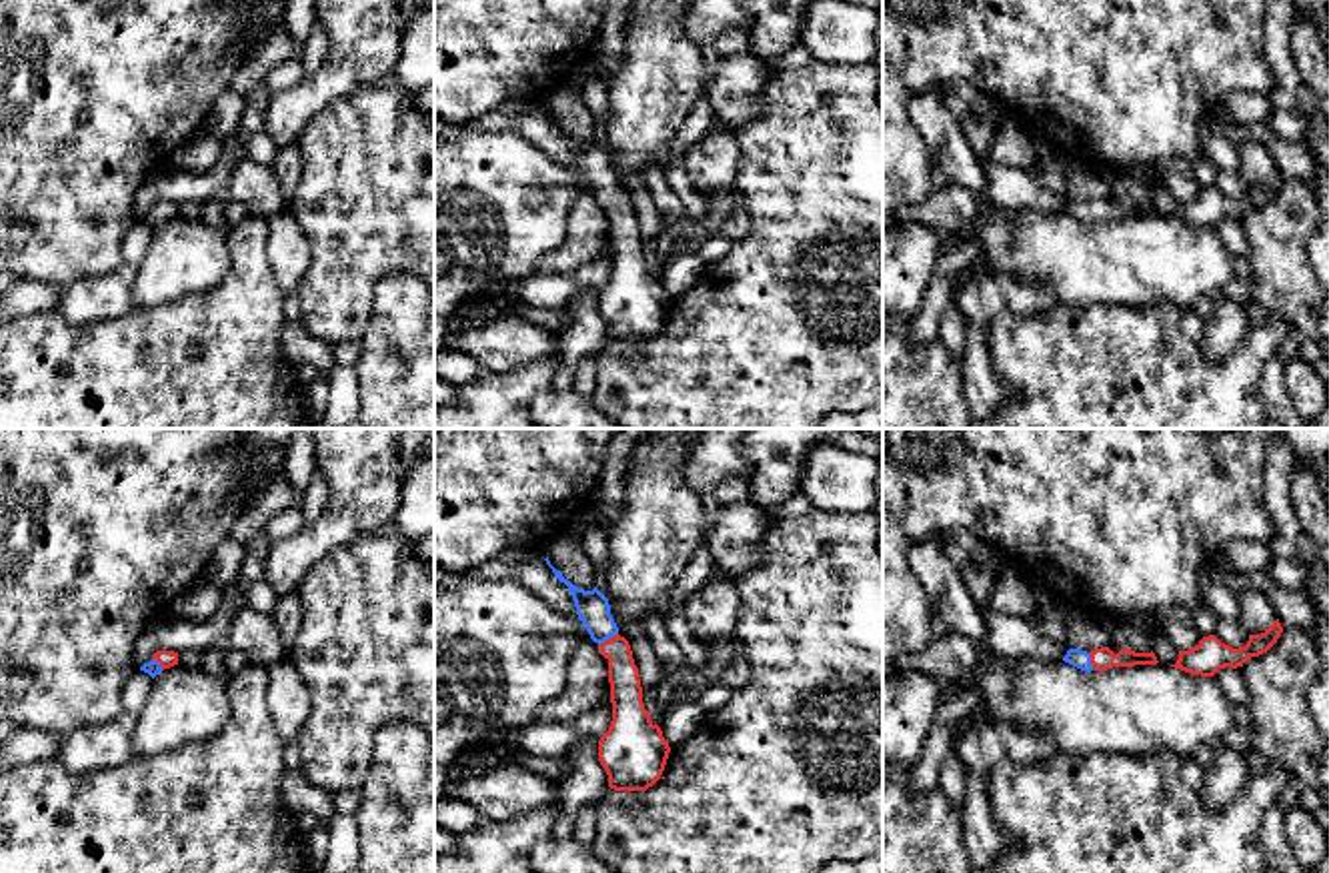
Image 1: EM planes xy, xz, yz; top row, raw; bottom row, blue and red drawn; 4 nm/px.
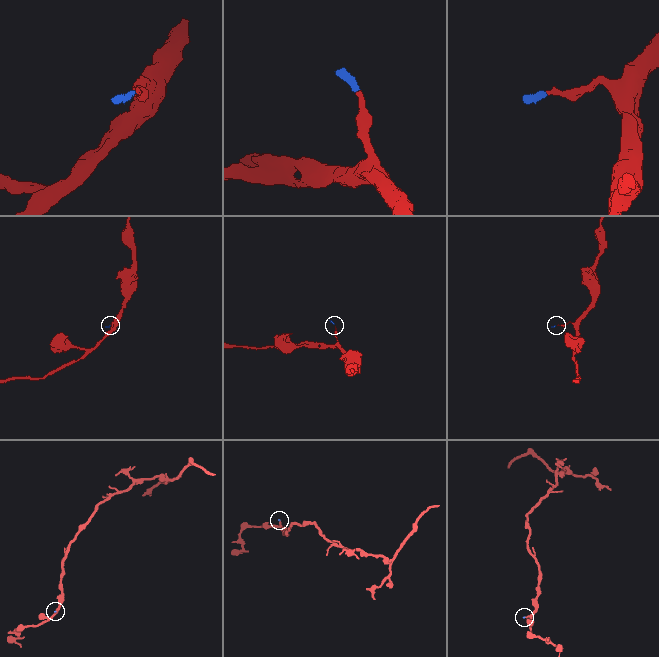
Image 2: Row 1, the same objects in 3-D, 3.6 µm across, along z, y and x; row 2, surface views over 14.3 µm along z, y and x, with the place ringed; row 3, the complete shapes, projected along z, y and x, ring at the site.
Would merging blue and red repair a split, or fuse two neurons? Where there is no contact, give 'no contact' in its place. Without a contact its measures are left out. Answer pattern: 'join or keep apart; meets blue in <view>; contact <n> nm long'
join; meets blue in xz; contact 90 nm long

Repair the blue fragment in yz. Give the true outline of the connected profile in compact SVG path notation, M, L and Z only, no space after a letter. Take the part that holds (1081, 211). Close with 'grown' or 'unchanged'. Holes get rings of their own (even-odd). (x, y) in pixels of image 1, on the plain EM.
M1109 198L1095 200L1091 204L1069 200L1063 208L1065 214L1091 224L1095 222L1107 222L1113 218L1135 218L1135 216L1157 216L1155 204L1135 204L1129 200L1121 200L1117 206Z; grown

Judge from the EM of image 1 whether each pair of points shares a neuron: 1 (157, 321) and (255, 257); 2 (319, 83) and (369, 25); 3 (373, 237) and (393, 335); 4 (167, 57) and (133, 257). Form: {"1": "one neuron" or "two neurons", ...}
{"1": "one neuron", "2": "one neuron", "3": "two neurons", "4": "two neurons"}

